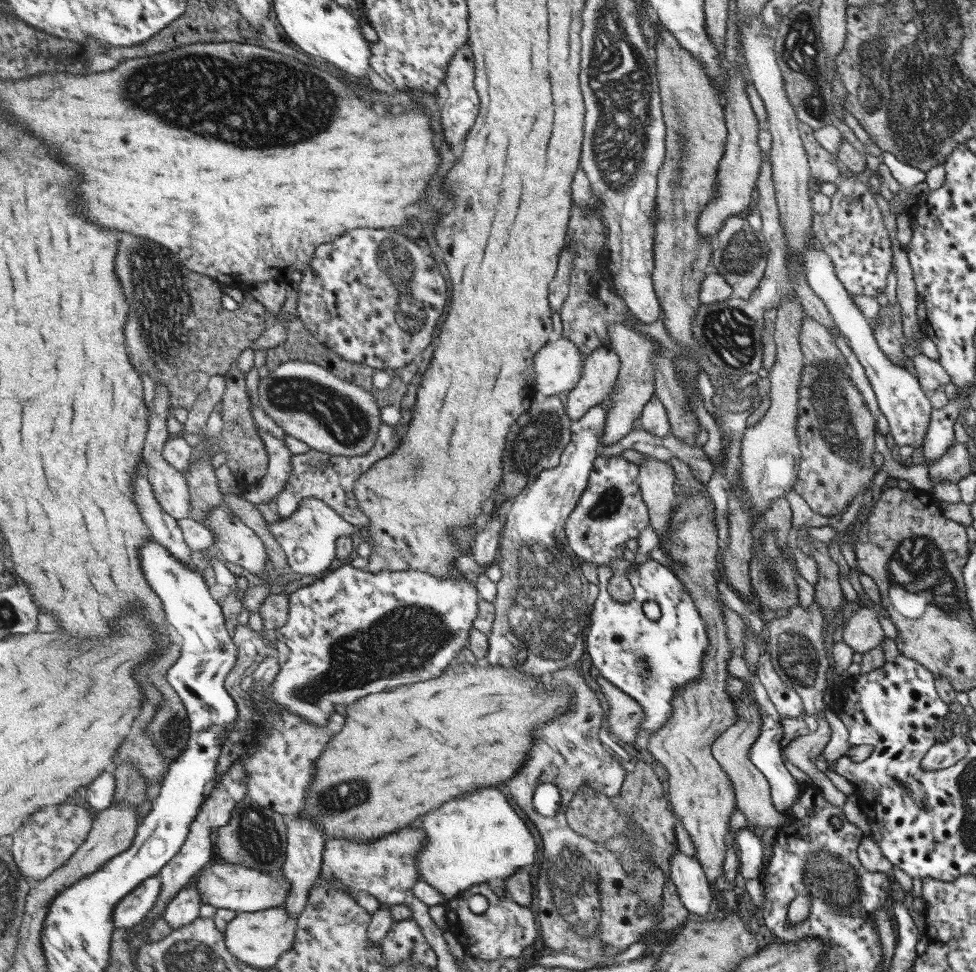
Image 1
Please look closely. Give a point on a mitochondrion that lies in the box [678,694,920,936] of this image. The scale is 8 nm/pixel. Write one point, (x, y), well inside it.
(840, 887)

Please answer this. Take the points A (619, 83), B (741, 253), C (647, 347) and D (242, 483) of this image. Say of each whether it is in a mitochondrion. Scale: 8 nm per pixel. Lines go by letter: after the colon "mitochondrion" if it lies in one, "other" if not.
A: mitochondrion
B: mitochondrion
C: other
D: other

